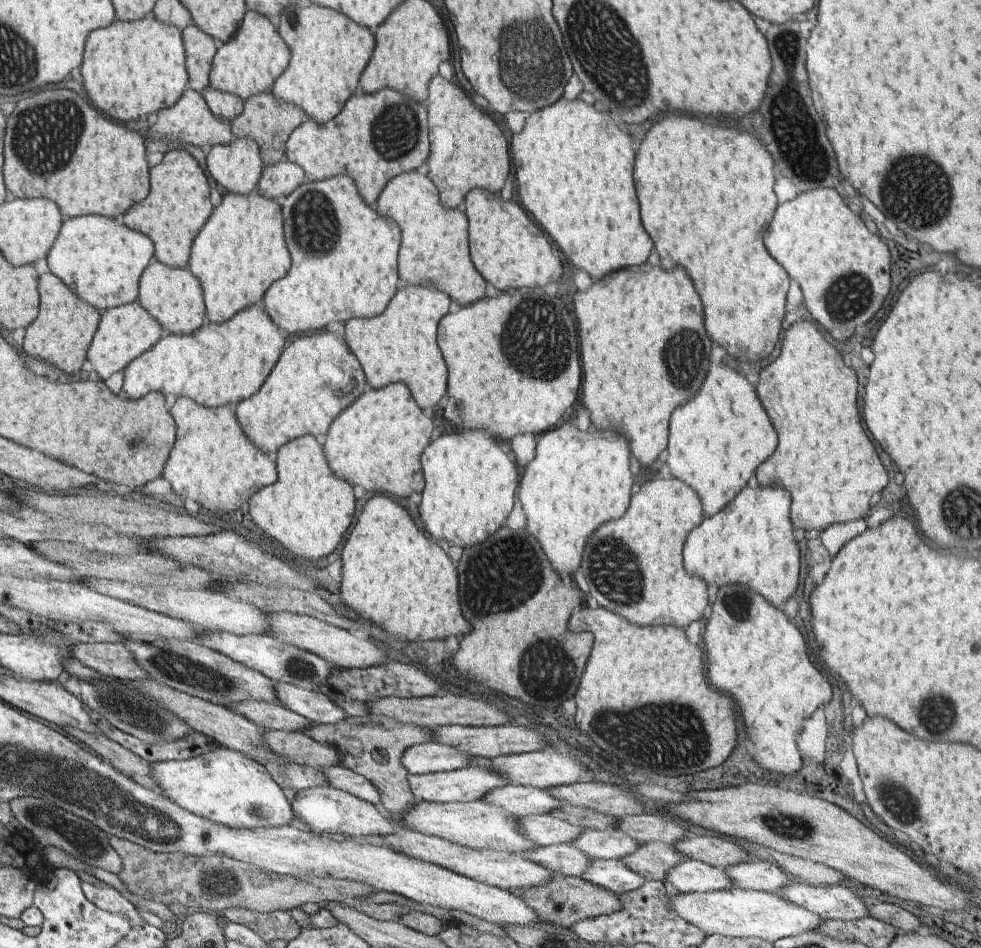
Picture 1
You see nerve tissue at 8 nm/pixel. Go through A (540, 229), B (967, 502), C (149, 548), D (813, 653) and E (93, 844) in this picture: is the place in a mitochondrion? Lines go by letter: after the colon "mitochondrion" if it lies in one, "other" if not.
A: other
B: mitochondrion
C: other
D: other
E: mitochondrion

